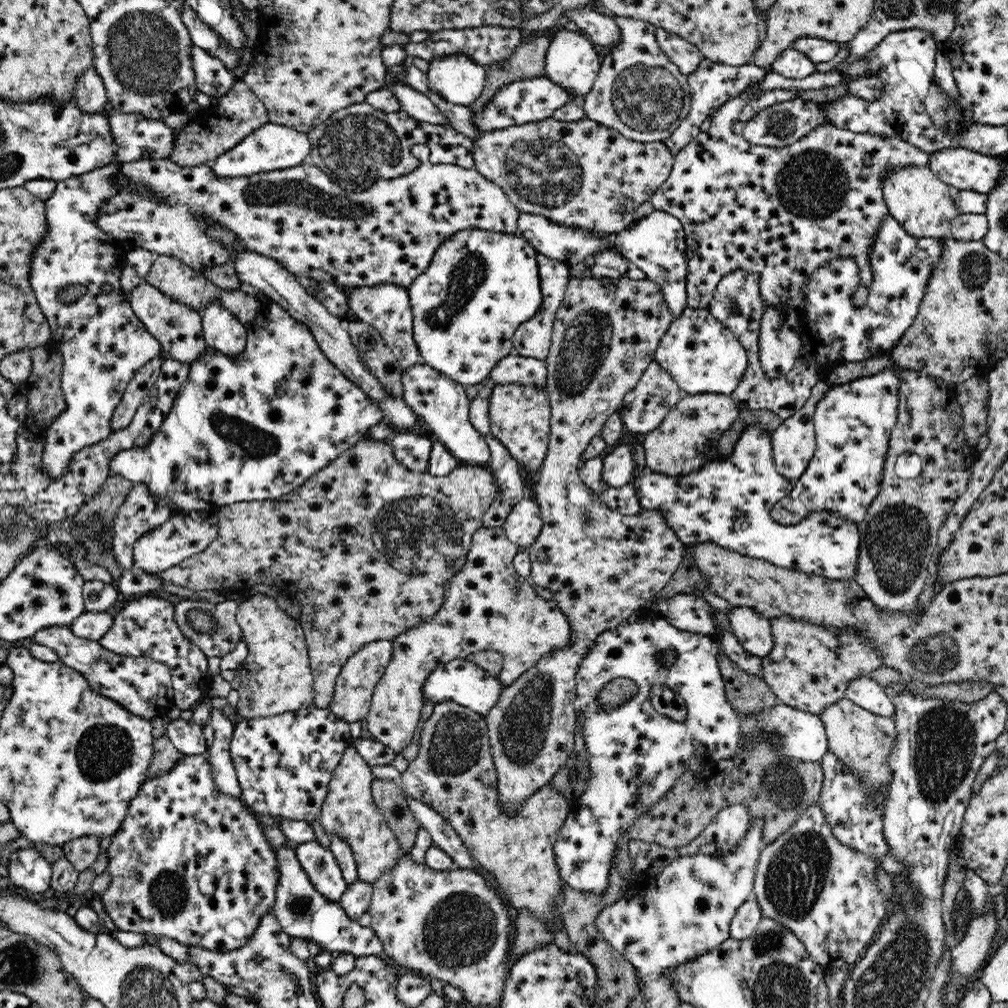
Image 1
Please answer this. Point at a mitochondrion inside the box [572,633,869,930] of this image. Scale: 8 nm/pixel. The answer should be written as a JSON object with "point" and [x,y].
{"point":[797,875]}

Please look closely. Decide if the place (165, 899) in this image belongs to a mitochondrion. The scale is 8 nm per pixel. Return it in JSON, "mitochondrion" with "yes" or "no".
{"mitochondrion":"yes"}

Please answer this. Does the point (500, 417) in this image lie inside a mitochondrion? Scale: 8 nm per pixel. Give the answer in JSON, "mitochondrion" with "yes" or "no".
{"mitochondrion":"no"}

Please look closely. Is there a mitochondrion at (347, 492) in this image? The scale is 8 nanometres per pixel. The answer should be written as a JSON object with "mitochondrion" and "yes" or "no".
{"mitochondrion":"no"}

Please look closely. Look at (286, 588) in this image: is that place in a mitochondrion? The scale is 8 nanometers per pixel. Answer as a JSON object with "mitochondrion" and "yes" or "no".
{"mitochondrion":"no"}

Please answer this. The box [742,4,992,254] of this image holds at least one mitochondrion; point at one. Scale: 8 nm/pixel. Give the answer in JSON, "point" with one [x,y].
{"point":[834,169]}

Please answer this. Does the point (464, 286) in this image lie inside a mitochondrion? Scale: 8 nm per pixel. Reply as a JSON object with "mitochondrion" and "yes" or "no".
{"mitochondrion":"yes"}

